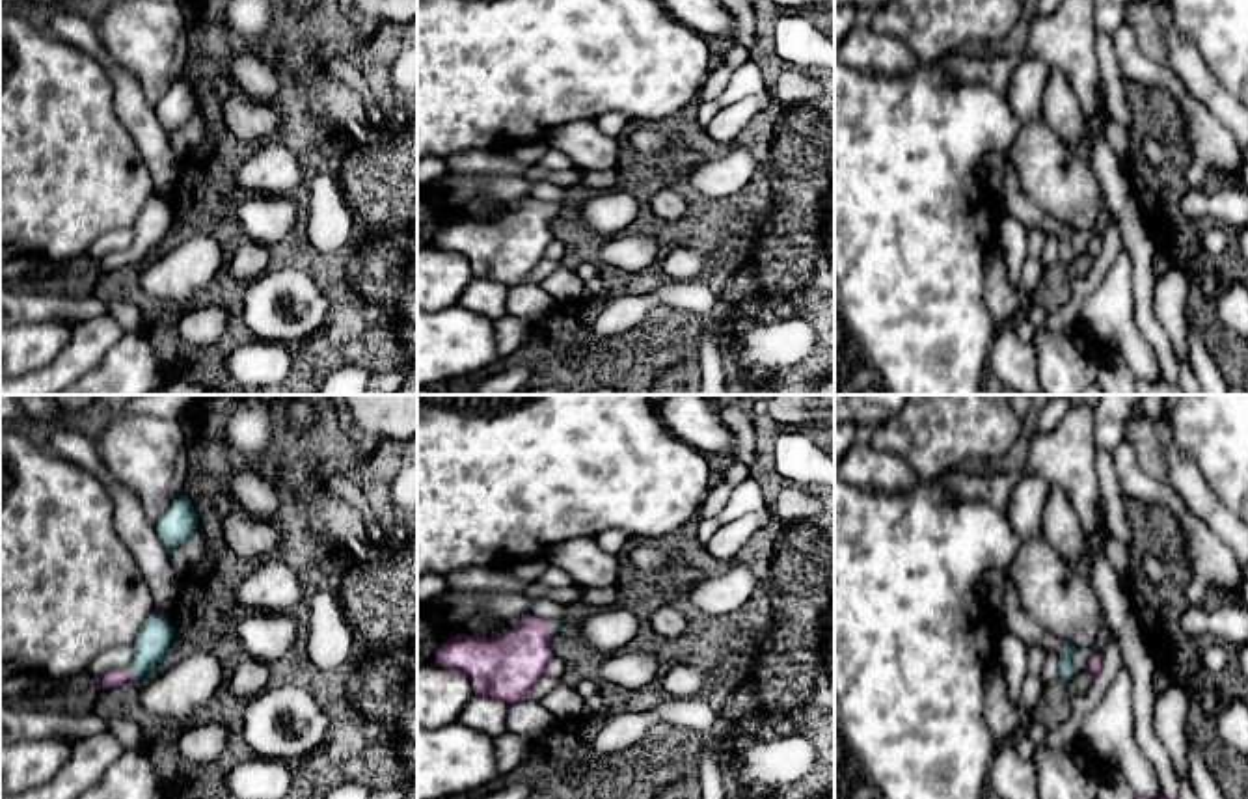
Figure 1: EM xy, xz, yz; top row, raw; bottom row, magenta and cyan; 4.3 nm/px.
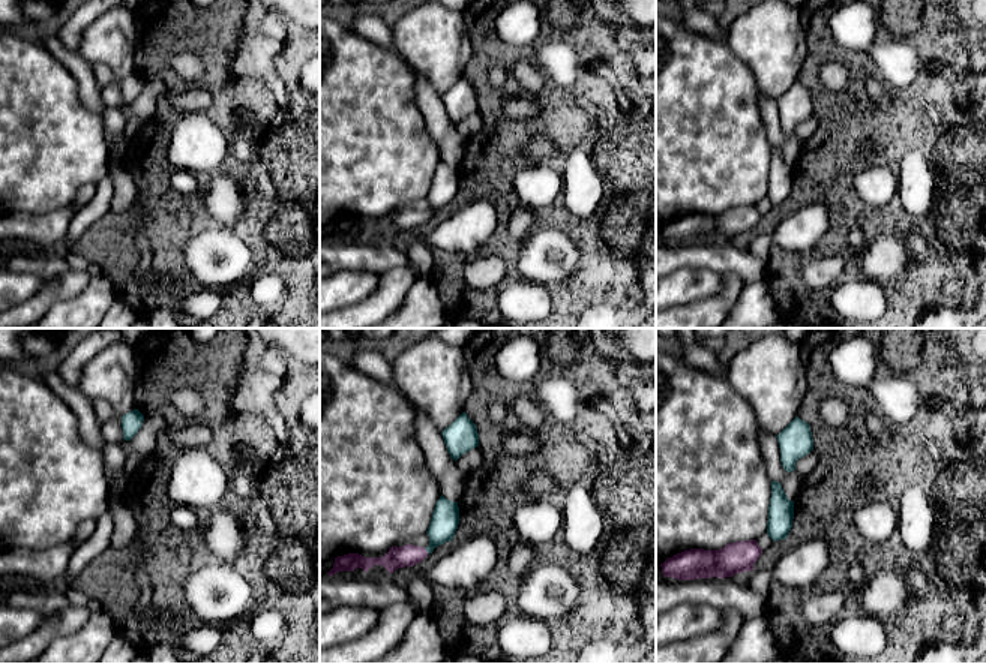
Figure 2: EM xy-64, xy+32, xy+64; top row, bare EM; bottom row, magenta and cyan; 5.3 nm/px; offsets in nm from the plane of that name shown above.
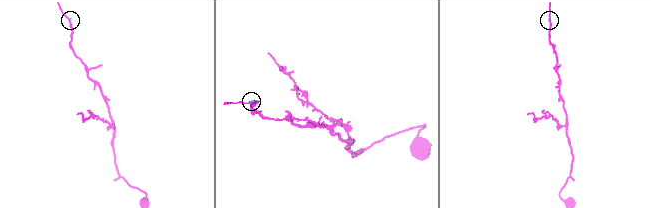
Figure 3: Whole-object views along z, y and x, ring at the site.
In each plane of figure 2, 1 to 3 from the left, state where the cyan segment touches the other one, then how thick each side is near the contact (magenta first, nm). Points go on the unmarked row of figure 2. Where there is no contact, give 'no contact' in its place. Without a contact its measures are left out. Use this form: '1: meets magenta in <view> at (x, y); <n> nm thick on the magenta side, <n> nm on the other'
1: no contact
2: meets magenta in xy+32 at (425, 215); 120 nm thick on the magenta side, 150 nm on the other
3: no contact

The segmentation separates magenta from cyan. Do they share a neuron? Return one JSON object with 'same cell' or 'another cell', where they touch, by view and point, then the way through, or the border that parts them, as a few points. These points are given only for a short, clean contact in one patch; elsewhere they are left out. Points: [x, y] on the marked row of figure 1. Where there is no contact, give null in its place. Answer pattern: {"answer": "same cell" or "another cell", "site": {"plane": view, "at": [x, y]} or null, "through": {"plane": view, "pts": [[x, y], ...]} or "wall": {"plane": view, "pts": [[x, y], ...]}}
{"answer": "same cell", "site": {"plane": "xy", "at": [133, 673]}, "through": {"plane": "xy", "pts": [[116, 677], [133, 673], [151, 645]]}}

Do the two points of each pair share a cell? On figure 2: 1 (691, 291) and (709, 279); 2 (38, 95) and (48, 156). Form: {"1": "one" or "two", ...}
{"1": "one", "2": "one"}

